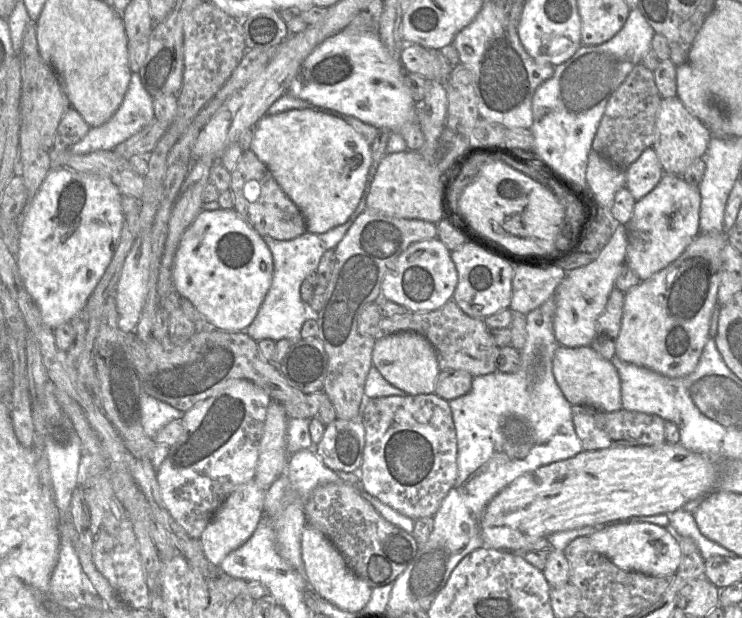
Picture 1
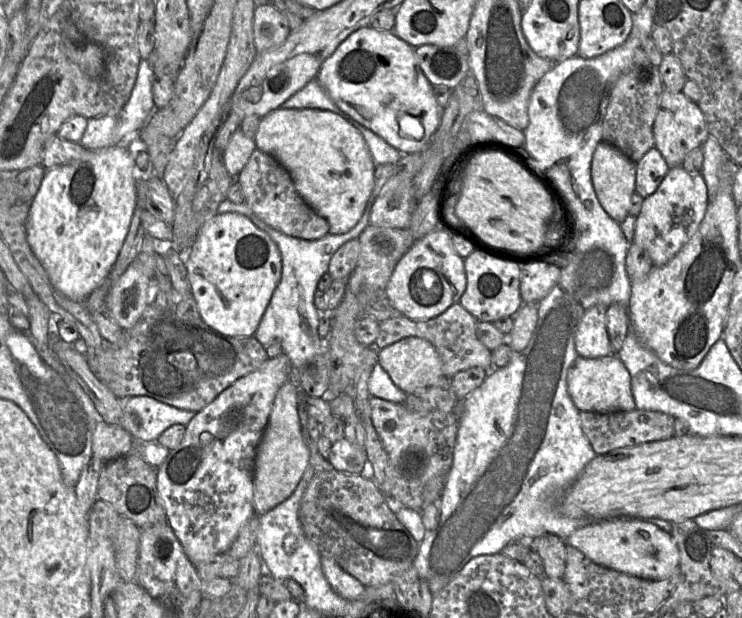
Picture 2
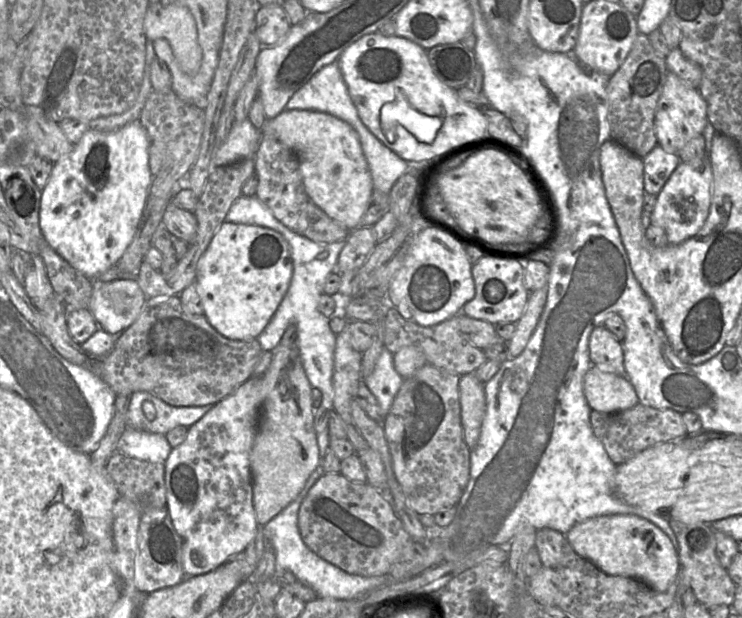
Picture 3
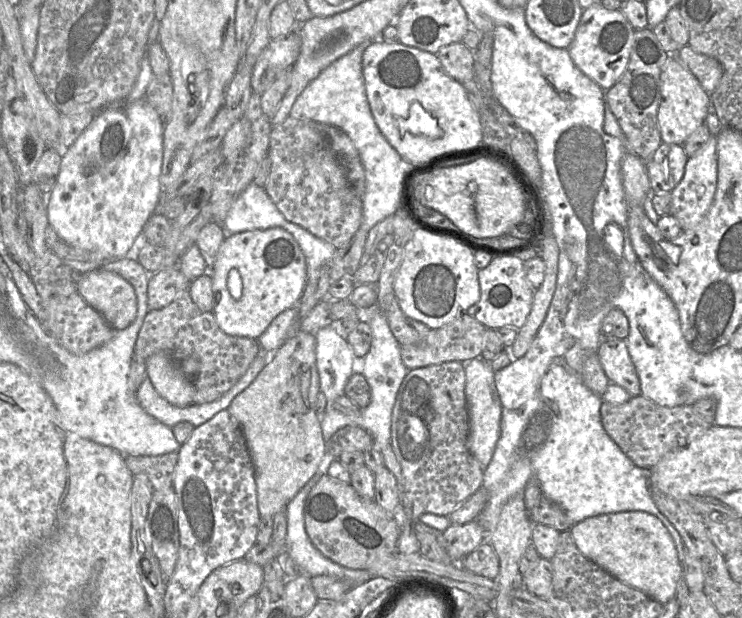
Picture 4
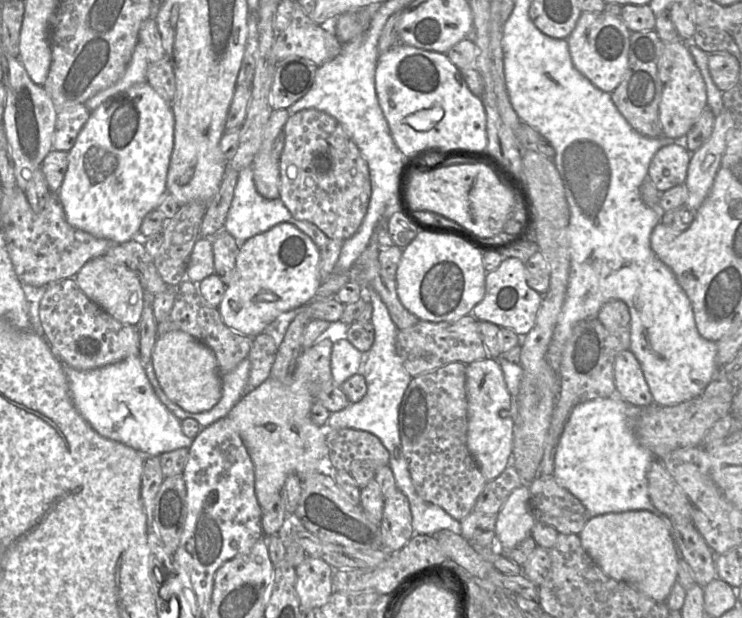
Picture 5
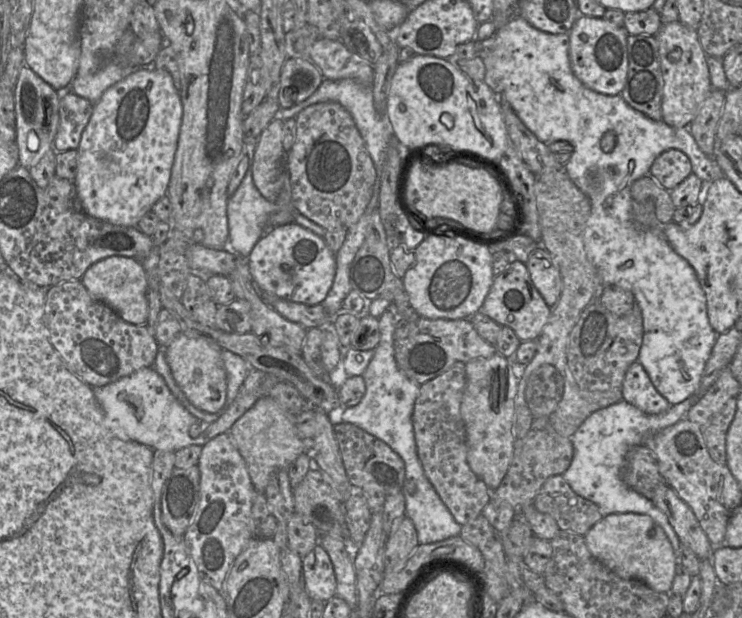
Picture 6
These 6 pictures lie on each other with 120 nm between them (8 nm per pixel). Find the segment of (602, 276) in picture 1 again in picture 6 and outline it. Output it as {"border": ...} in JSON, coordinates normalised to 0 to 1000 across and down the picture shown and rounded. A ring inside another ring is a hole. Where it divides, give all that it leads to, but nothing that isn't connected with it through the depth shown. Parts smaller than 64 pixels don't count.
{"border":[[[861,584],[848,592],[837,631],[840,647],[868,668],[884,672],[904,659],[904,654],[881,626]]]}

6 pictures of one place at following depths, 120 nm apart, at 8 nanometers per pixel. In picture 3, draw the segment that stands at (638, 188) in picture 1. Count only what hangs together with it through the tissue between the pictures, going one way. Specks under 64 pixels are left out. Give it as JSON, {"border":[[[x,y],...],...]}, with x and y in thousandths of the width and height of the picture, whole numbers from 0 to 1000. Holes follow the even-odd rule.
{"border":[[[888,235],[867,257],[868,309],[887,316],[908,275],[918,264],[914,248],[902,248]]]}

